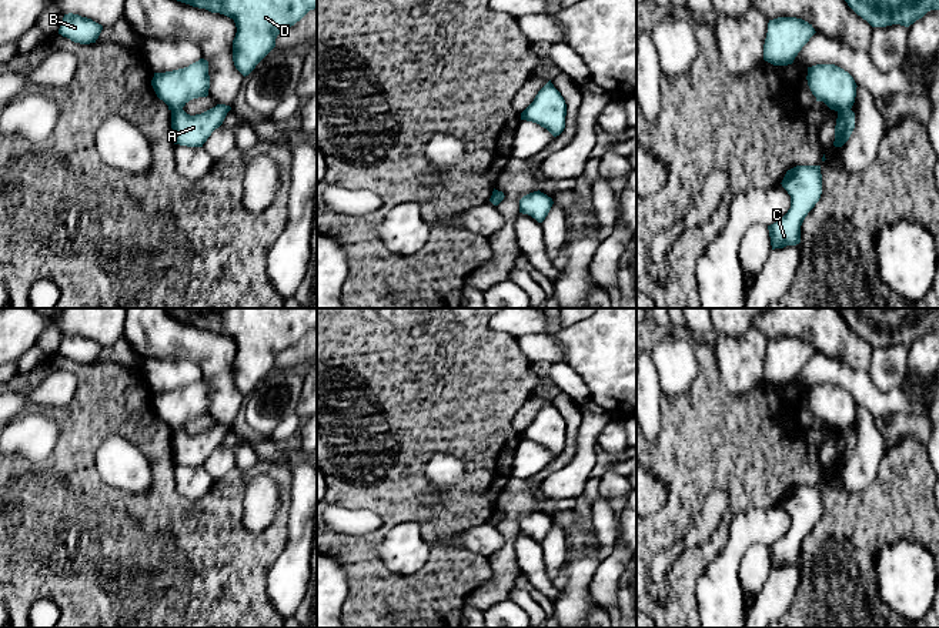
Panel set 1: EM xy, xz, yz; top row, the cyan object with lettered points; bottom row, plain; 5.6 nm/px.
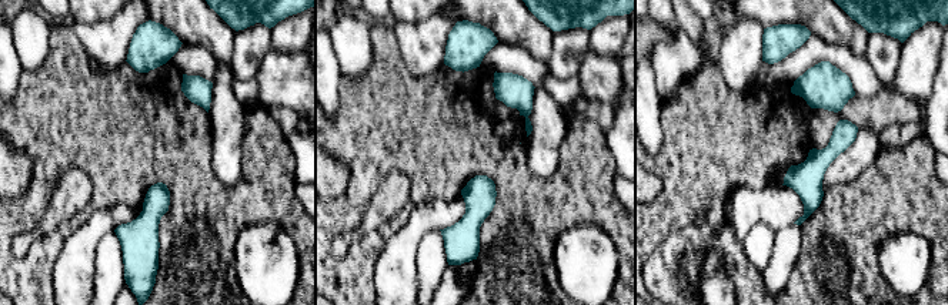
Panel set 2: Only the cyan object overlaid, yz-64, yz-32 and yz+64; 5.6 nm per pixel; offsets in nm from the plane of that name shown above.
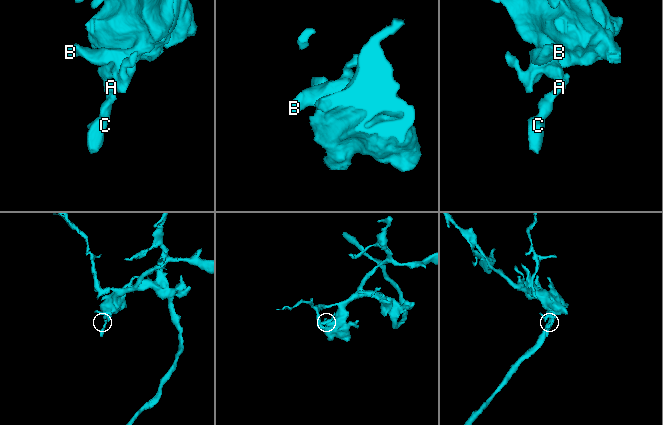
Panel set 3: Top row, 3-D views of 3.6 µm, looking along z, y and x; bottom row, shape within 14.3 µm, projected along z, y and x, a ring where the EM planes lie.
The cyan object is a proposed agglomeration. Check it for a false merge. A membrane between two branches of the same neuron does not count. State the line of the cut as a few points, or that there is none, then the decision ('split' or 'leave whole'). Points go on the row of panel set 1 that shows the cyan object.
cut yz (849, 109), (838, 113); split

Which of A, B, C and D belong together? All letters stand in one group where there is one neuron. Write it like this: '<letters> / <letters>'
A C / B D

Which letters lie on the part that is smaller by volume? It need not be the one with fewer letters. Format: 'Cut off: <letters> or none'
Cut off: A, C

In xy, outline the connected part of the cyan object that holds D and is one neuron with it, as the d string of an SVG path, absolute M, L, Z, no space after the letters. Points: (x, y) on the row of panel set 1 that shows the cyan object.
M177 0L234 20L233 61L245 77L275 47L277 36L300 21L317 0Z

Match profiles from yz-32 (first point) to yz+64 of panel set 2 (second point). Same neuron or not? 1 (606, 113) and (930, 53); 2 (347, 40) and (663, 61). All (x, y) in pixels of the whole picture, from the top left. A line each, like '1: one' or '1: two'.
1: two
2: one

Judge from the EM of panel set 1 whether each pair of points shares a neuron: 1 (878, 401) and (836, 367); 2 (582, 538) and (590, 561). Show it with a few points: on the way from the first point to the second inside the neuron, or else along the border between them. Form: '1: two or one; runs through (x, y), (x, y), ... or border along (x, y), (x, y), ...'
1: one; runs through (868, 396), (846, 377)
2: one; runs through (588, 544), (588, 555)

